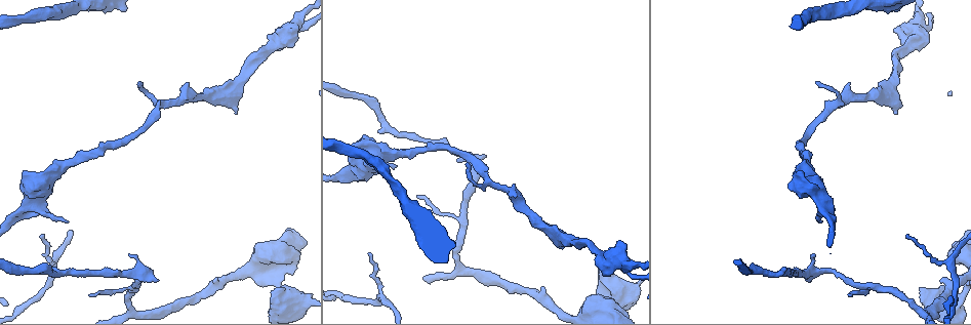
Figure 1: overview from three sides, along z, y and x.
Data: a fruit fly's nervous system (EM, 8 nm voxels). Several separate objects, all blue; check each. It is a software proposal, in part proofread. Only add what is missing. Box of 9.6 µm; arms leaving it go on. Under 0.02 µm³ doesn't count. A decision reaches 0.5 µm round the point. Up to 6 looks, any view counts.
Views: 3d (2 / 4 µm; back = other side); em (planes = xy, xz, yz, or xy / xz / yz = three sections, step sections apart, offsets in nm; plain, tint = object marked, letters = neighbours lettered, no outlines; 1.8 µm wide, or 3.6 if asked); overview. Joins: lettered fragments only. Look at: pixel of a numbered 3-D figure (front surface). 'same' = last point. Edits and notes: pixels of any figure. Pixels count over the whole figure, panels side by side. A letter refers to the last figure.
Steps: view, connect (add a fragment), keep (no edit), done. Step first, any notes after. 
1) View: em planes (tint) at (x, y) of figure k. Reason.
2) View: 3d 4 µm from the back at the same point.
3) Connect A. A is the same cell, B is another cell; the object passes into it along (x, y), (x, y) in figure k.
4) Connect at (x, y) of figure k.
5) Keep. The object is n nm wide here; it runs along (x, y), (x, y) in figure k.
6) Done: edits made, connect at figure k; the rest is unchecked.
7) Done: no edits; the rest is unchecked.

View: 3d 2 µm from the back at (457, 160) of figure 1. An open end.

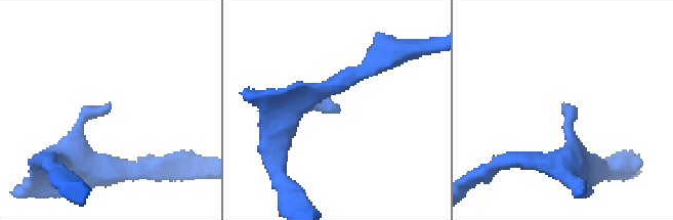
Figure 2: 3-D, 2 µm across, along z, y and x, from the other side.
View: em planes (plain) at (337, 113) of figure 2.

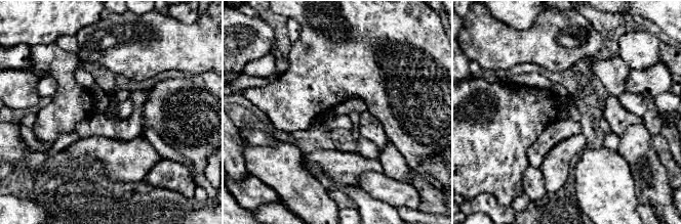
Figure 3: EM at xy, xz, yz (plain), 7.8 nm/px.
View: em planes (letters) at the same point. See the neighbours.

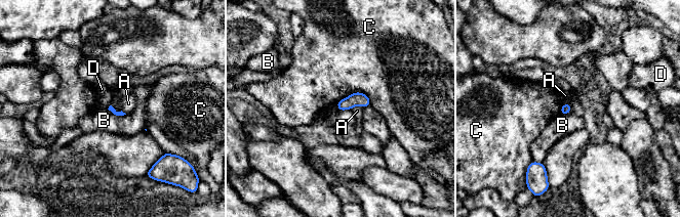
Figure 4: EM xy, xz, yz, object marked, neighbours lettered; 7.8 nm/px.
Keep. A, B, C and D are other cells; a border runs along (107, 109), (116, 115), (126, 114) in figure 4; none of them fits.

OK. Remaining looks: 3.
View: em planes (letters) at (236, 113) of figure 1. An open end.

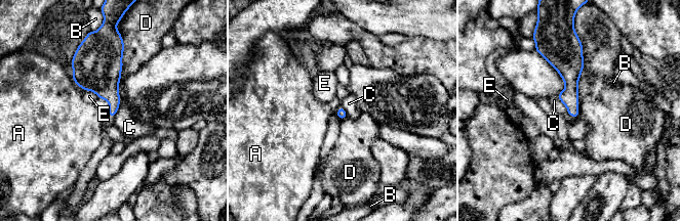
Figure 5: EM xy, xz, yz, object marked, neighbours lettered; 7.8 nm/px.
Keep. The longest contact is with D, 600 nm; A, B, C, D and E are other cells; a border runs along (556, 96), (565, 106), (567, 115) in figure 5; none of them fits.

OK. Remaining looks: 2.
View: em 3.6 µm planes (letters) at (907, 234) of figure 1. An open end.

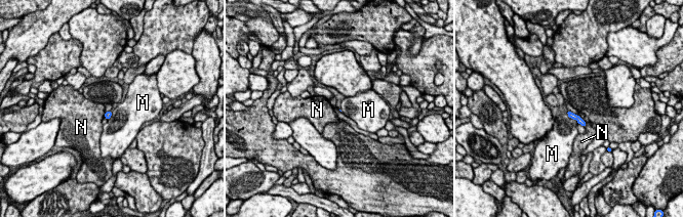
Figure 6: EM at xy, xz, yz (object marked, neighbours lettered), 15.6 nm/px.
Keep. M and N are other cells; it runs along (568, 113), (576, 117), (584, 124) in figure 6; no lettered fragment goes on from it.

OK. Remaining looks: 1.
Done: no edits; the rest is unchecked.

